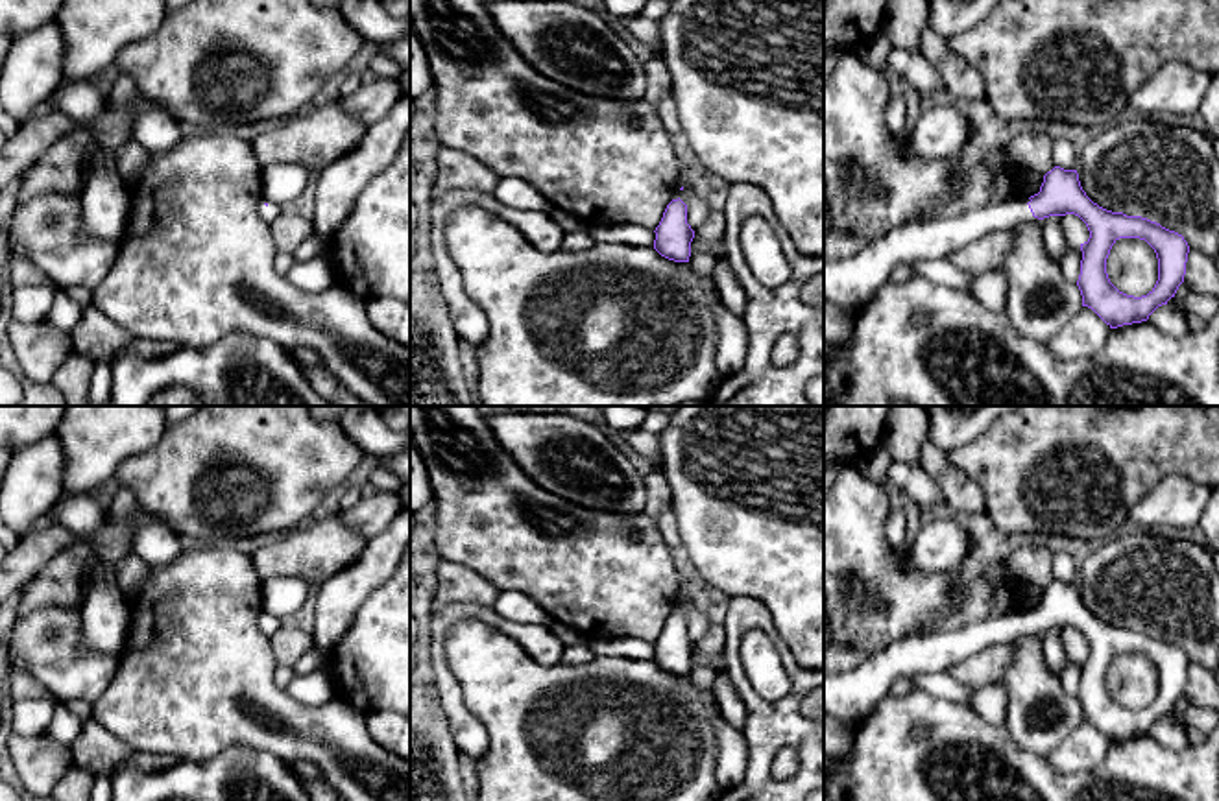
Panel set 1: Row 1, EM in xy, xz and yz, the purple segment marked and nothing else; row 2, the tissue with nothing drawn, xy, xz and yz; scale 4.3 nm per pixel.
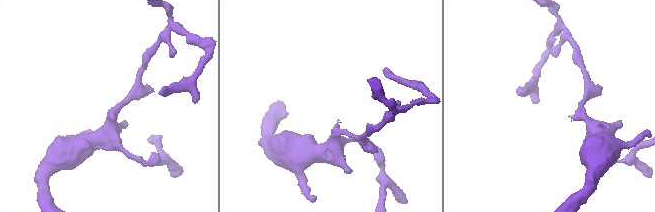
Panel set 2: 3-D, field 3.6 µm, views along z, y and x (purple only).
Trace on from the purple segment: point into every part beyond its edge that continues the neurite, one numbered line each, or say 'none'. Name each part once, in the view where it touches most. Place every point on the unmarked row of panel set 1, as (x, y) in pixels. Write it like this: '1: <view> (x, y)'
1: yz (850, 694)

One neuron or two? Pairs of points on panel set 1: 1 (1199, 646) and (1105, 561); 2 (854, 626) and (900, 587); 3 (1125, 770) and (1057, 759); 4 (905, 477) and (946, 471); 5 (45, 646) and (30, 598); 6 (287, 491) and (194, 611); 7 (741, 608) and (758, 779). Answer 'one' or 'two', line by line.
1: one
2: one
3: two
4: two
5: two
6: two
7: one

